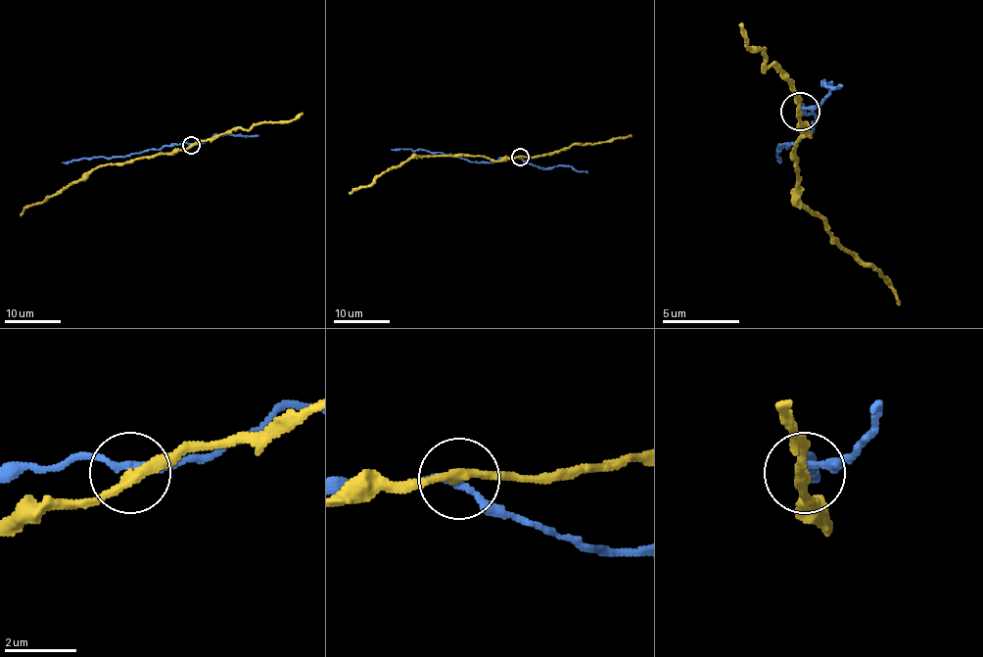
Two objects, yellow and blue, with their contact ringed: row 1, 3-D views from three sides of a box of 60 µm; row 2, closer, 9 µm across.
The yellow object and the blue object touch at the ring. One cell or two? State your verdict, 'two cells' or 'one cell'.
two cells

